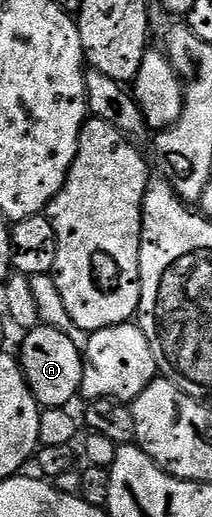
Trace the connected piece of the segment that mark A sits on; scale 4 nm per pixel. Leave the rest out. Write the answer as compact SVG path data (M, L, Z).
M40 324L24 336L19 361L27 384L40 407L64 408L80 393L83 384L82 351L73 344L67 332L53 324Z

